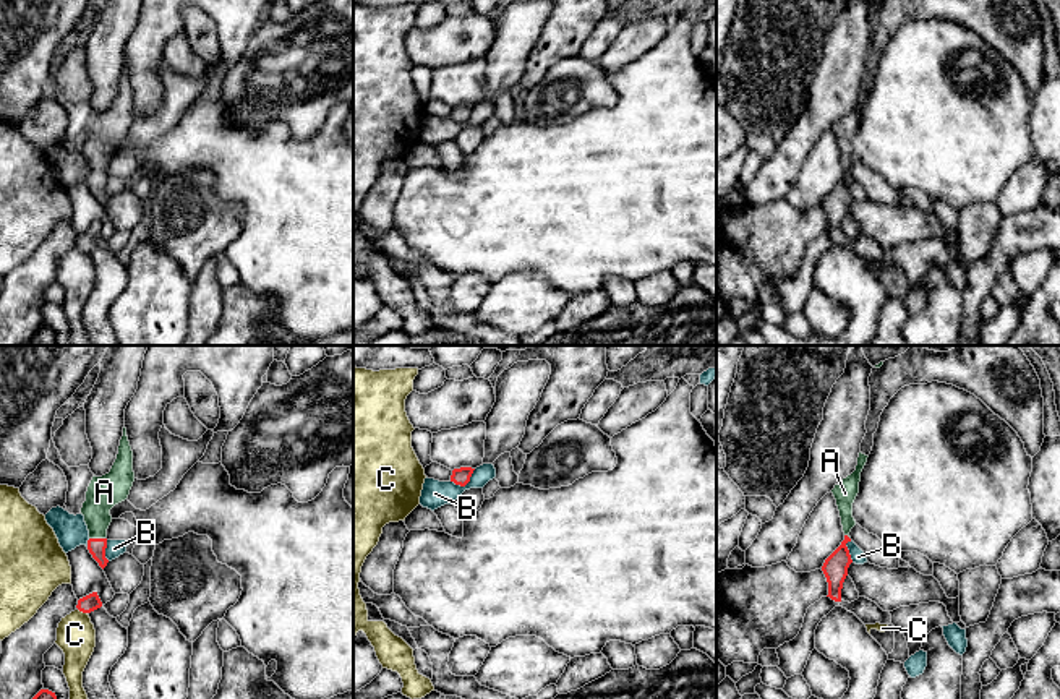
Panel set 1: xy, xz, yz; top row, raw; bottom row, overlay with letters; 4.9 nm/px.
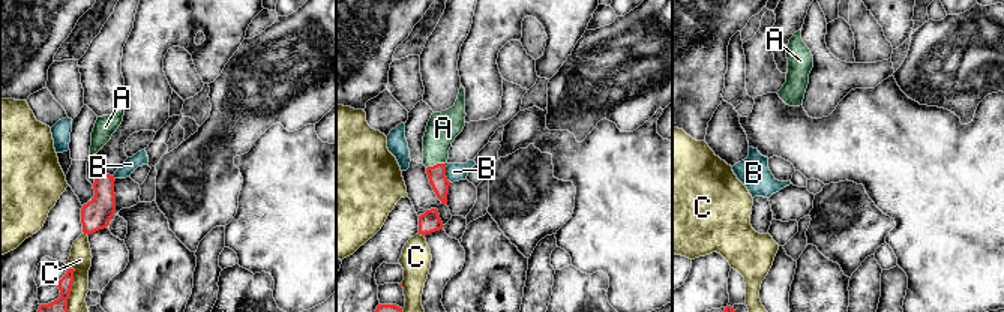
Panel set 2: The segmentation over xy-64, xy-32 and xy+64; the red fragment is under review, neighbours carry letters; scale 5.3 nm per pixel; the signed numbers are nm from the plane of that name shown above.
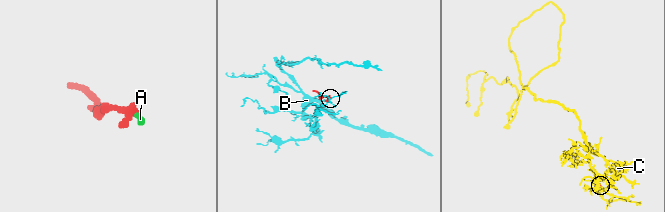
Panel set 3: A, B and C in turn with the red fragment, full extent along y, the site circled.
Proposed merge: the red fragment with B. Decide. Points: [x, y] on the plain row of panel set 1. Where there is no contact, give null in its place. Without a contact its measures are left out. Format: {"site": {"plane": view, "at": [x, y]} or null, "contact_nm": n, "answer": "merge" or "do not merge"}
{"site": {"plane": "xz", "at": [465, 120]}, "contact_nm": 140, "answer": "do not merge"}

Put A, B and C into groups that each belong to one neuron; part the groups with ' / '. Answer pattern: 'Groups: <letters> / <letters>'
Groups: A / B / C

